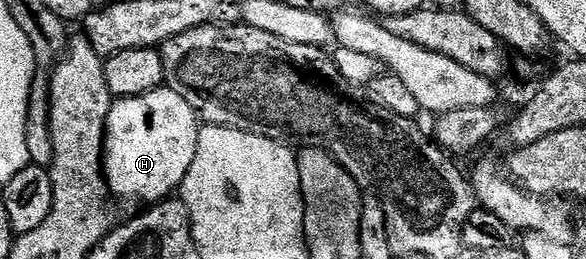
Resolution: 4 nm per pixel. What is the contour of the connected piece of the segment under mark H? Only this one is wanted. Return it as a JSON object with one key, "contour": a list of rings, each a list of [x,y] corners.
{"contour":[[[160,88],[141,96],[114,99],[107,117],[103,152],[103,177],[107,180],[108,191],[123,202],[147,202],[143,204],[154,204],[172,197],[182,187],[193,164],[193,156],[197,156],[200,129],[199,115],[172,90]]]}

